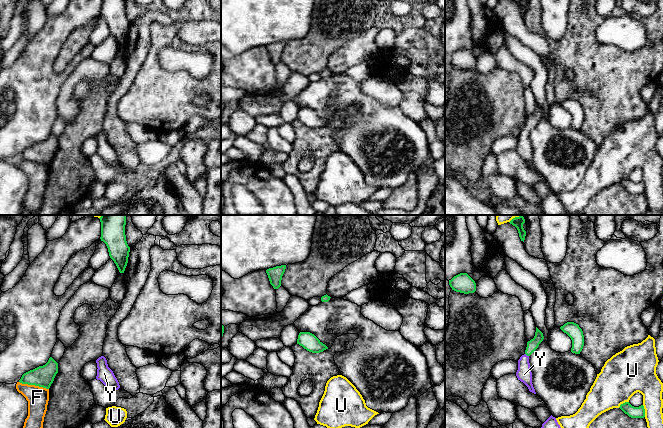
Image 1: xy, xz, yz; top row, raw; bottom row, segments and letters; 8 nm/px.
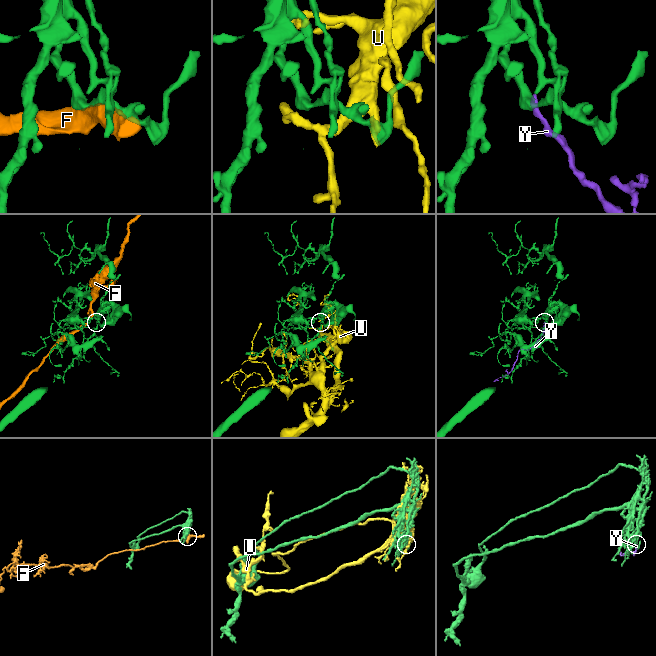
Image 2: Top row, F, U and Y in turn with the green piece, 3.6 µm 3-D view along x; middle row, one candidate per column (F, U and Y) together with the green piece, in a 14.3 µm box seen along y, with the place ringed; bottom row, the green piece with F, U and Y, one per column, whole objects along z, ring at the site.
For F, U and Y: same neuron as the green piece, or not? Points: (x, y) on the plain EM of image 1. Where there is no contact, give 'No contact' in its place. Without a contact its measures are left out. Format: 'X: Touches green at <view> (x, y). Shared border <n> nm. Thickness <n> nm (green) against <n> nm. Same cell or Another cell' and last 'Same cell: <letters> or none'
F: Touches green at xy (34, 160). Shared border 240 nm. Thickness 180 nm (green) against 170 nm. Another cell
U: Touches green at yz (644, 187). Shared border 100 nm. Thickness 100 nm (green) against 220 nm. Another cell
Y: Touches green at yz (527, 131). Shared border 40 nm. Thickness 90 nm (green) against 120 nm. Same cell
Same cell: Y

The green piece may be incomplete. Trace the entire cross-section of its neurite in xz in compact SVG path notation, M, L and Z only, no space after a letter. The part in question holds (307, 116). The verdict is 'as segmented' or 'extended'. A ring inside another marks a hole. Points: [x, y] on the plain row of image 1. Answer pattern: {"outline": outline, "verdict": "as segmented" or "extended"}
{"outline": "M300 108L297 120L312 129L320 129L328 125L325 120L323 120L314 110L310 108Z", "verdict": "as segmented"}

